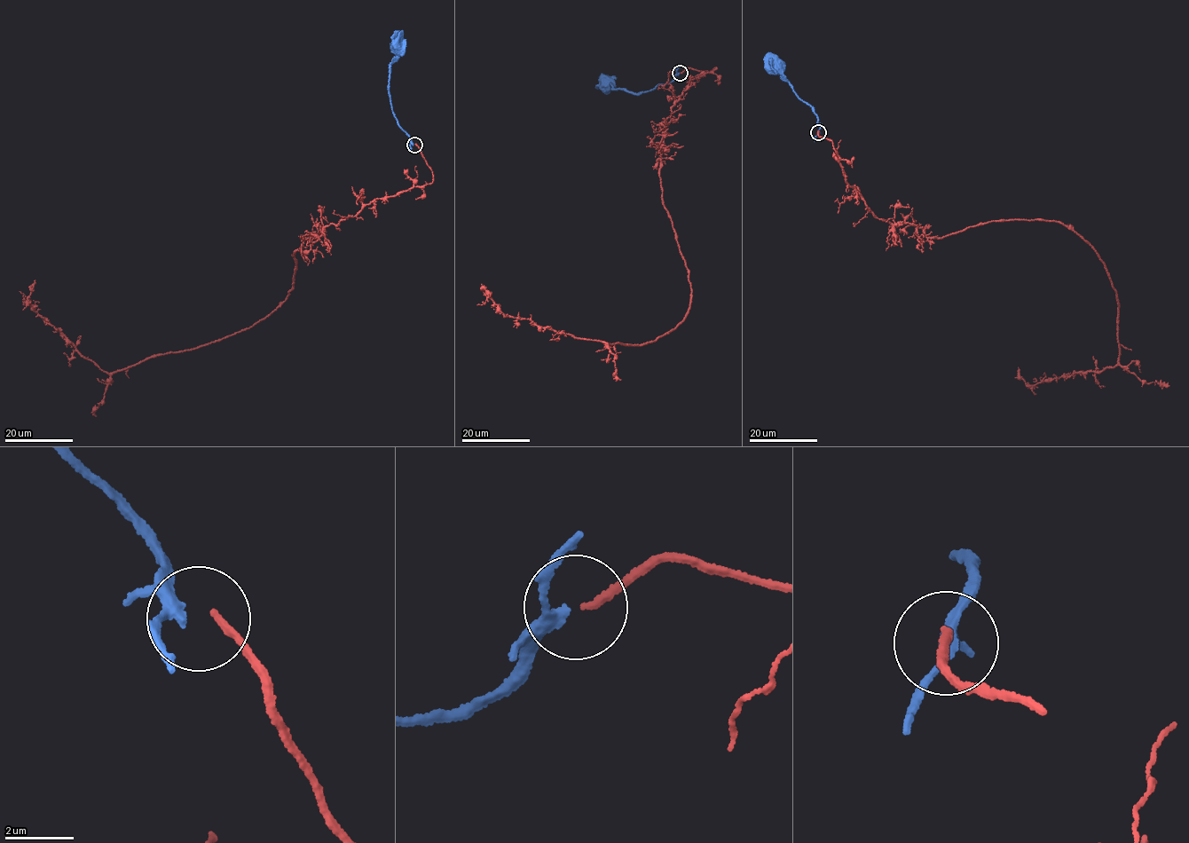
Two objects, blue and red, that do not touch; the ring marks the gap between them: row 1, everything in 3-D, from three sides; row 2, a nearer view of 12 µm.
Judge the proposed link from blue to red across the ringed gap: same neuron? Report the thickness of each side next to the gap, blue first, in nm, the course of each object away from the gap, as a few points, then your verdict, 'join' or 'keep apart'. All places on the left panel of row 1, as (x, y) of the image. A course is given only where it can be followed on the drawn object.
calibres 280 and 220 nm; course blue (413, 145), (398, 126), (392, 110), (388, 84), (397, 47); course red (415, 145), (431, 183), (307, 239), (282, 303), (192, 349), (103, 371), (35, 312), (35, 279); keep apart

